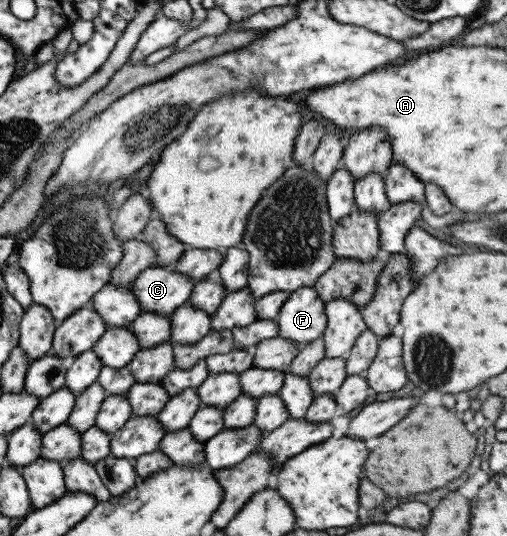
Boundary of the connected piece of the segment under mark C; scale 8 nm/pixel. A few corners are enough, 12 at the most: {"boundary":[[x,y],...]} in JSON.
{"boundary":[[152,265],[130,291],[142,312],[169,318],[193,284]]}

